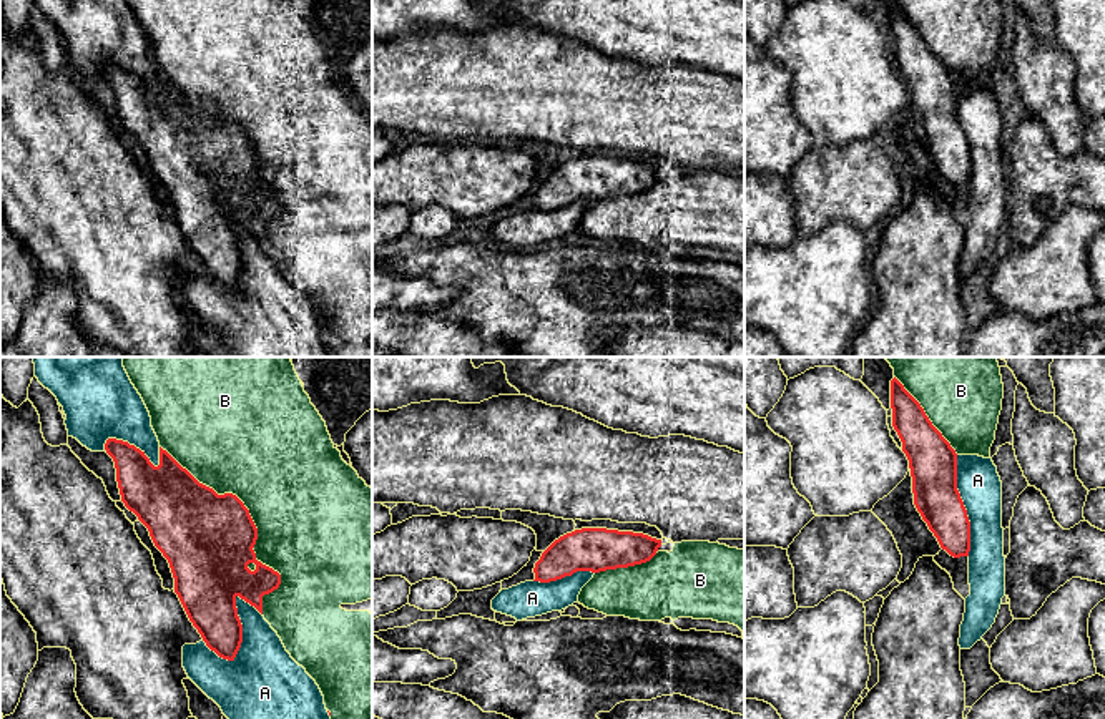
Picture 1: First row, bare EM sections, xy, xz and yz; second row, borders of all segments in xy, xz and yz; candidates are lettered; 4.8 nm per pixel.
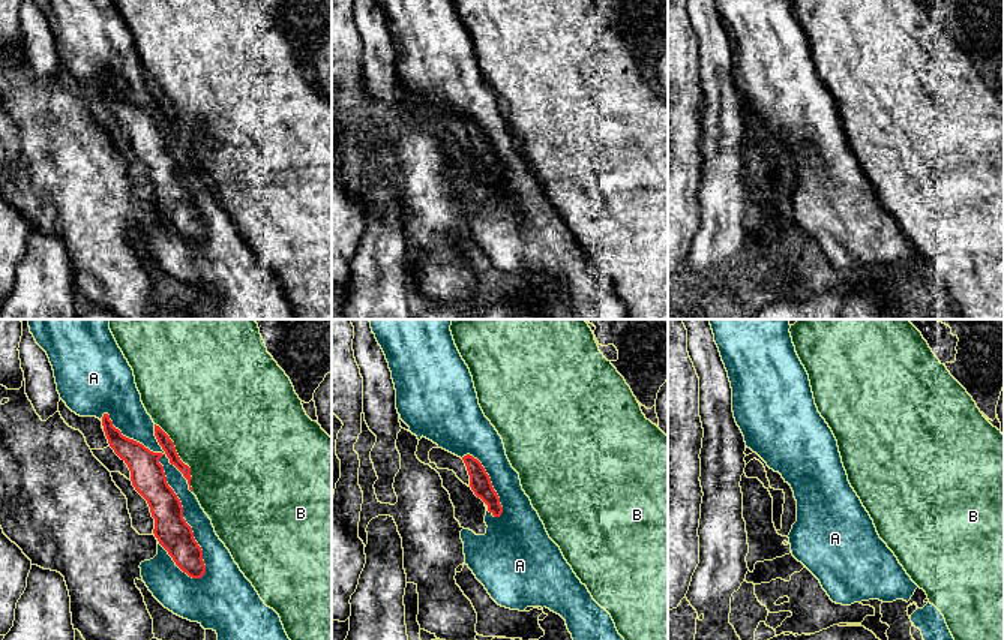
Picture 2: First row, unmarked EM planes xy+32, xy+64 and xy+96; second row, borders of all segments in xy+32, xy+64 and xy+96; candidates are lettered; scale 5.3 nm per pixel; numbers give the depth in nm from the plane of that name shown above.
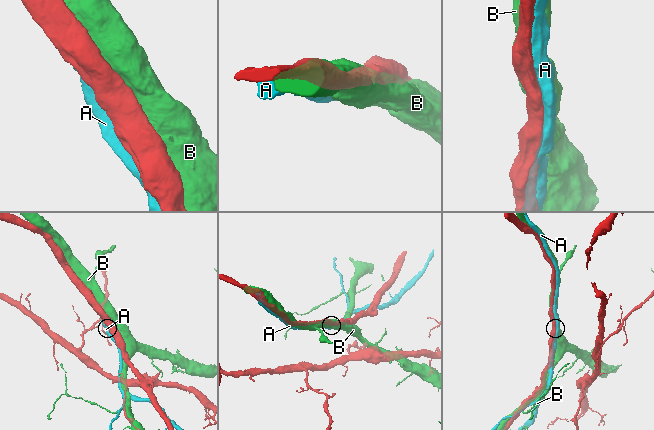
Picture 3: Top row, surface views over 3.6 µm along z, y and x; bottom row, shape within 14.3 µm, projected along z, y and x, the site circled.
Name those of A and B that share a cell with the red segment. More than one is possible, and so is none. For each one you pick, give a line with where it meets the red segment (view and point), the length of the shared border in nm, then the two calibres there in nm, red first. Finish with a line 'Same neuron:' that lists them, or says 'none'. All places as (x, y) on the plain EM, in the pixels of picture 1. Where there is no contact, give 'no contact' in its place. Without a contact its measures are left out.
Same neuron: none

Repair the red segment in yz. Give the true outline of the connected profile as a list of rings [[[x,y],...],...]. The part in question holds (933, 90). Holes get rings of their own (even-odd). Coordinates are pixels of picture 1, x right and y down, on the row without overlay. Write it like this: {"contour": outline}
{"contour": [[[894,5],[892,55],[912,105],[914,133],[950,184],[969,184],[970,149],[957,118],[957,81],[932,53],[921,32]]]}

